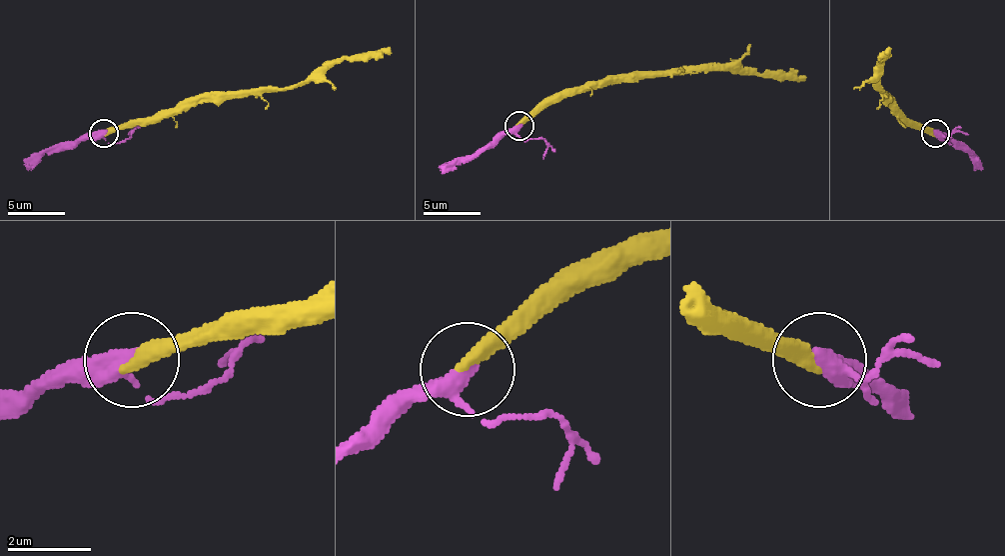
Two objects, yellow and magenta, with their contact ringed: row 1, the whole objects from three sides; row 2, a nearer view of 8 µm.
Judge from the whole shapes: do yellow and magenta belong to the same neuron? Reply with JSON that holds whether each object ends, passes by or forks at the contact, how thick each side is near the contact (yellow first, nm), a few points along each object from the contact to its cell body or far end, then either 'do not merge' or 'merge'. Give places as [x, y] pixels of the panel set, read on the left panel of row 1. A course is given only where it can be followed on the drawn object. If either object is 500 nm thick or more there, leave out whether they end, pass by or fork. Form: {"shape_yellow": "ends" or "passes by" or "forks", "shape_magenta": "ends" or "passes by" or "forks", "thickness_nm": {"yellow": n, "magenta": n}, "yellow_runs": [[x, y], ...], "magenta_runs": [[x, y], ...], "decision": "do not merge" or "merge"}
{"shape_yellow": "ends", "shape_magenta": "passes by", "thickness_nm": {"yellow": 400, "magenta": 340}, "yellow_runs": [[105, 134], [202, 99], [285, 91], [310, 82], [336, 62], [382, 56], [391, 48]], "magenta_runs": [[105, 134], [87, 134], [64, 142], [27, 171]], "decision": "merge"}

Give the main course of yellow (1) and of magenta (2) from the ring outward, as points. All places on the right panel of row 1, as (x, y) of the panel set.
1: (934, 134), (906, 116), (880, 91), (880, 62), (889, 48)
2: (934, 134), (957, 142), (980, 171)

